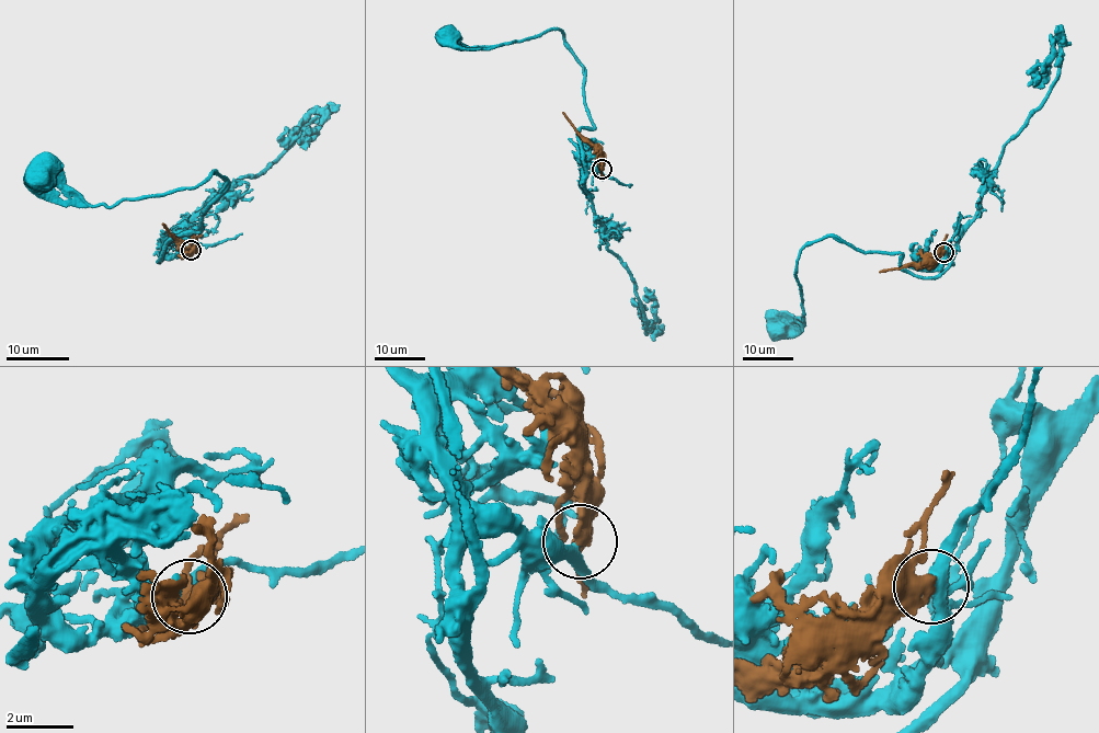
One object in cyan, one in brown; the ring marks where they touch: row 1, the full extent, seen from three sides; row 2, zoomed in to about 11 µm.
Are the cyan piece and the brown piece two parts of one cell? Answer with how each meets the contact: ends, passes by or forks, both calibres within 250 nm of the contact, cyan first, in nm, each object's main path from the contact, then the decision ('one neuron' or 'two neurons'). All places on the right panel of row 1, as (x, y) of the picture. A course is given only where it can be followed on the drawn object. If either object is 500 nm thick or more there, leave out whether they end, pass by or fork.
cyan passes by | brown ends | 360/440 nm | cyan via (943, 251), (931, 278), (902, 270), (896, 252), (830, 236), (811, 242), (794, 273), (804, 313), (777, 331) | brown via (943, 251), (927, 262), (879, 272) | two neurons

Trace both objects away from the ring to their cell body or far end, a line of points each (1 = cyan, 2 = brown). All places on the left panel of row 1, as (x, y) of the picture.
1: (191, 249), (158, 260), (172, 239), (203, 229), (226, 180), (216, 171), (193, 187), (109, 206), (35, 178)
2: (191, 249), (186, 250), (162, 224)

